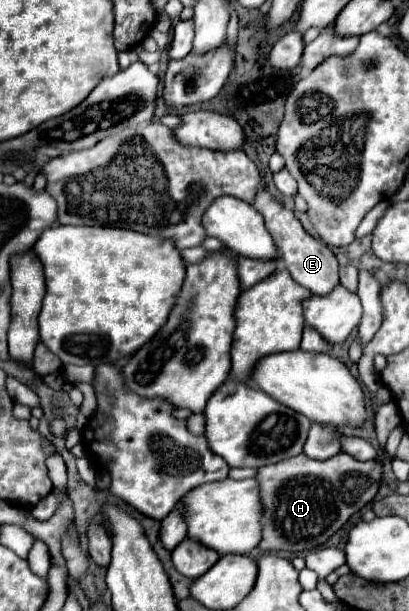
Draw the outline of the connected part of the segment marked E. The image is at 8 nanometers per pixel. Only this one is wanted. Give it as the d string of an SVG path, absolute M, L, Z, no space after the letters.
M259 189L257 197L255 197L255 209L263 215L269 233L275 239L275 245L279 249L281 261L285 261L285 267L289 269L291 277L297 279L297 283L301 283L303 287L307 287L309 291L317 293L317 295L327 295L337 283L339 283L339 275L337 275L337 259L333 255L333 251L319 239L313 239L299 223L299 219L295 217L293 211L285 209L279 201L271 199L269 193L265 193L263 189Z

